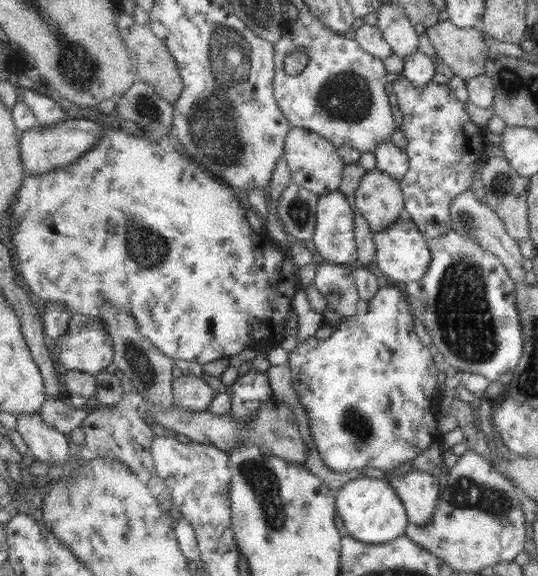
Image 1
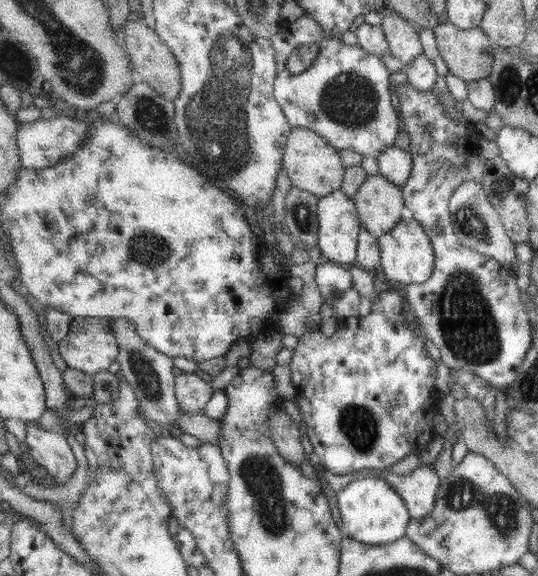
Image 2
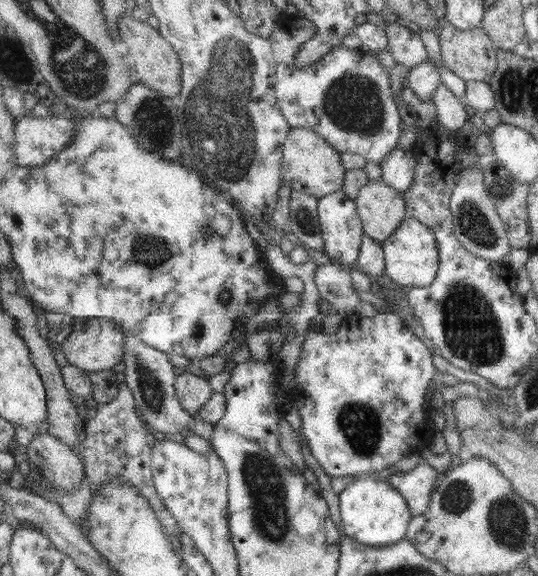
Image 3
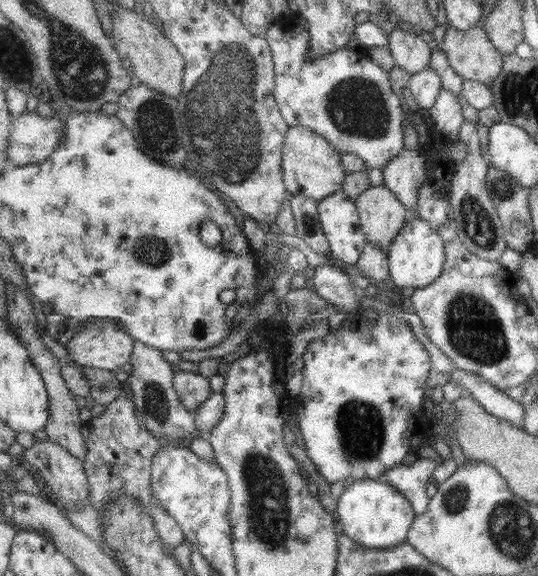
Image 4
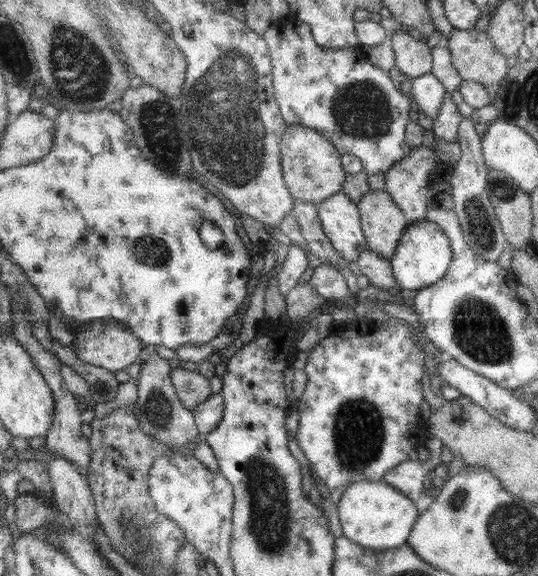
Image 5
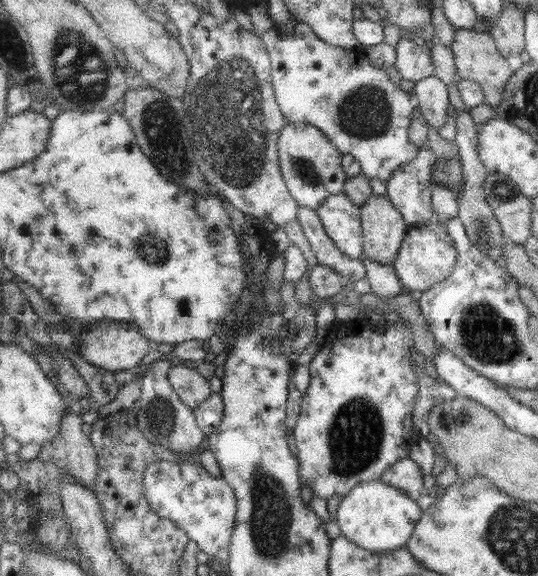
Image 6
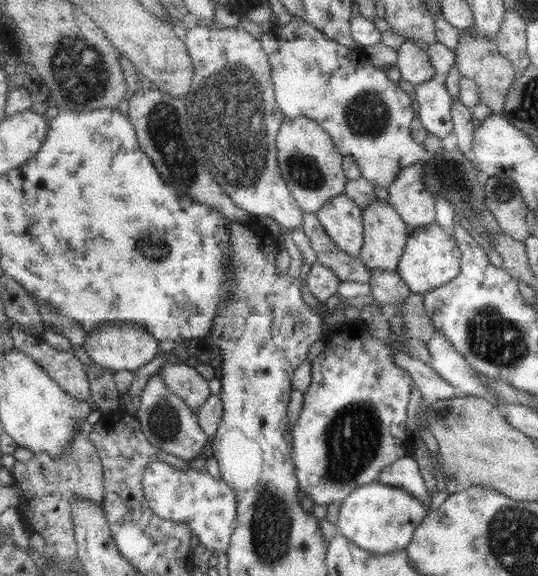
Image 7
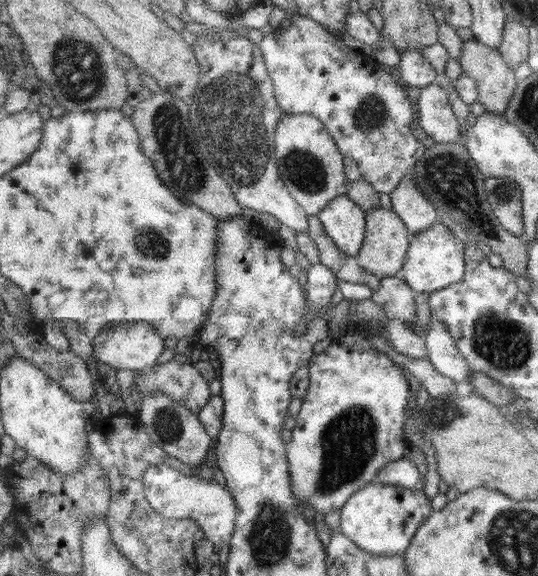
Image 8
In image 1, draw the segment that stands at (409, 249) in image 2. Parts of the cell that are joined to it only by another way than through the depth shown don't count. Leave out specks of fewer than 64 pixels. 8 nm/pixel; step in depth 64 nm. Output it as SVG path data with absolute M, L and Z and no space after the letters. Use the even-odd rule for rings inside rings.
M399 218L397 222L389 226L383 232L374 233L374 241L377 243L376 267L385 279L392 279L395 282L408 284L411 281L423 280L429 272L433 258L431 247L423 236L417 223L411 218Z

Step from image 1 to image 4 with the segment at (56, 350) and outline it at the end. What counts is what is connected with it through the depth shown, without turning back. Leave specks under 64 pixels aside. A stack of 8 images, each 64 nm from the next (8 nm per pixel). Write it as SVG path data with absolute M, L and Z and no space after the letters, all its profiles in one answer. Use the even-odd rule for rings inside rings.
M112 318L102 319L103 328L82 321L77 334L67 342L67 349L77 366L89 366L116 371L131 363L135 350L133 335L127 333L121 324Z

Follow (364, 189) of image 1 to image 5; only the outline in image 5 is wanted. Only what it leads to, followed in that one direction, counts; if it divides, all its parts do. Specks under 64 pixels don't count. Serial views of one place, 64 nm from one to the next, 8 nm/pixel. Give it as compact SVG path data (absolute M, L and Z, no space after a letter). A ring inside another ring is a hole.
M386 189L365 194L359 200L358 207L367 248L381 254L381 258L391 263L399 240L410 223L406 214Z

